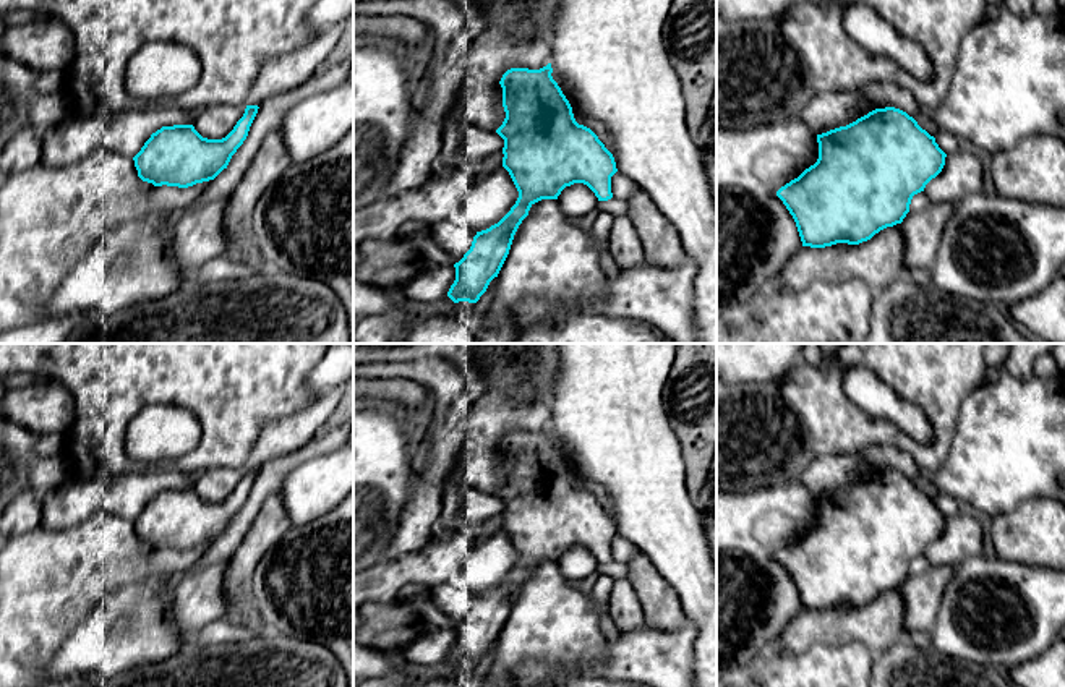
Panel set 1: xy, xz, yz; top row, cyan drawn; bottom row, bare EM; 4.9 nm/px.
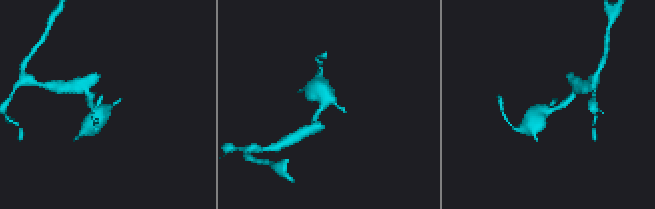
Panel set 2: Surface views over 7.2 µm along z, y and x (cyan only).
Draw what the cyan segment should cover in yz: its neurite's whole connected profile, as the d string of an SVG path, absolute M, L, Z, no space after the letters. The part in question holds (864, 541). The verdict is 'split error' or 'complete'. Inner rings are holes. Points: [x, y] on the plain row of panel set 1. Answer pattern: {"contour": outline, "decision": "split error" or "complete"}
{"contour": "M875 472L856 484L817 497L819 522L776 554L793 578L802 609L859 608L901 587L914 557L935 541L947 517L906 475Z", "decision": "complete"}

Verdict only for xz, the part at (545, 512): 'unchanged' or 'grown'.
unchanged

